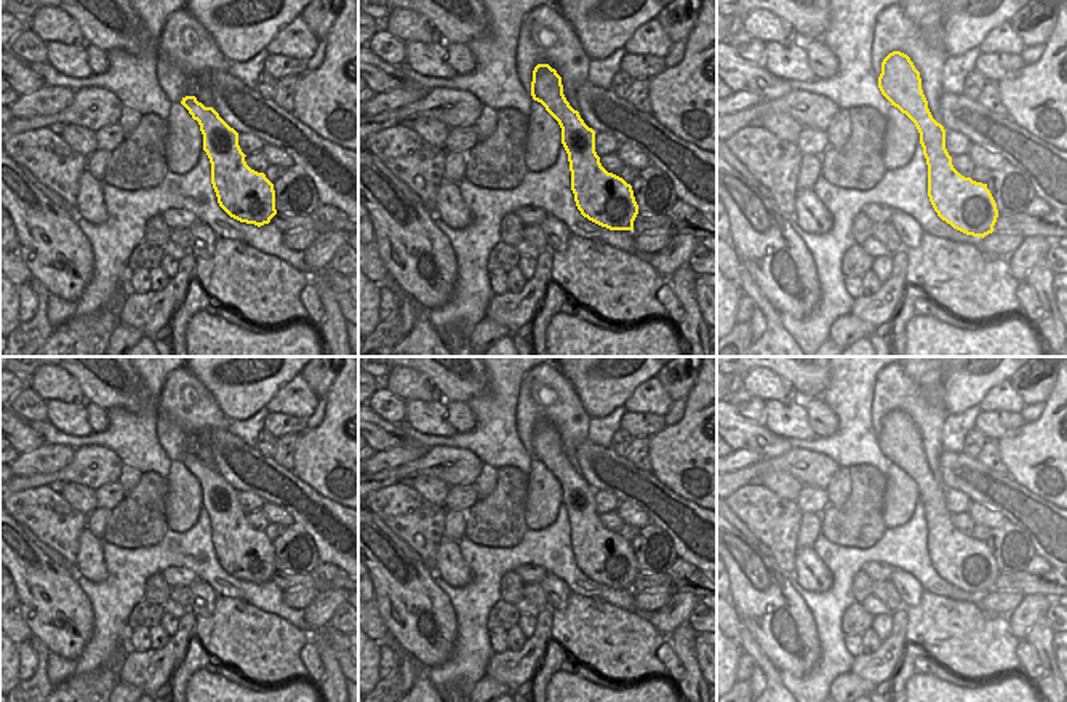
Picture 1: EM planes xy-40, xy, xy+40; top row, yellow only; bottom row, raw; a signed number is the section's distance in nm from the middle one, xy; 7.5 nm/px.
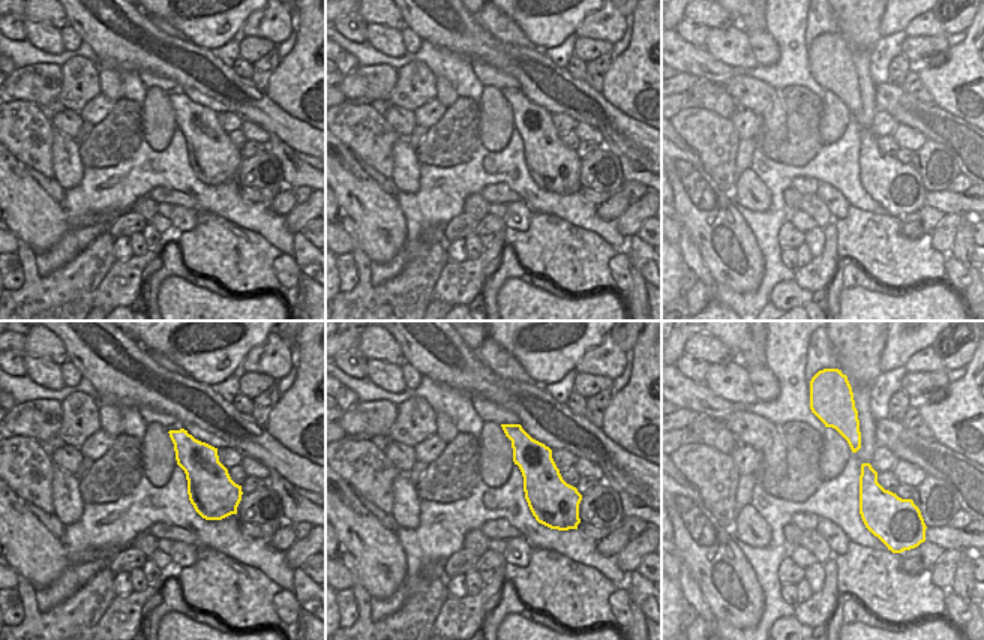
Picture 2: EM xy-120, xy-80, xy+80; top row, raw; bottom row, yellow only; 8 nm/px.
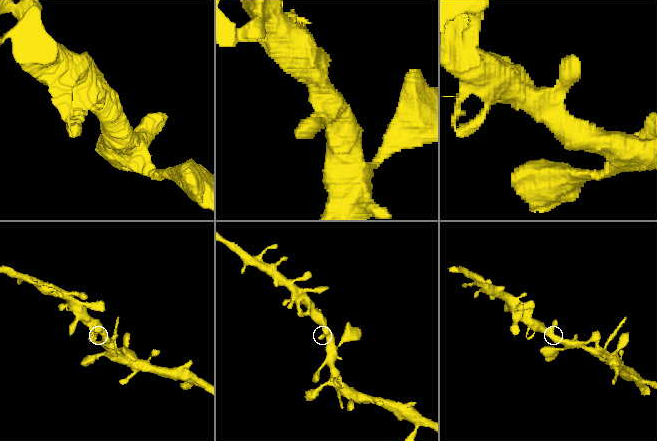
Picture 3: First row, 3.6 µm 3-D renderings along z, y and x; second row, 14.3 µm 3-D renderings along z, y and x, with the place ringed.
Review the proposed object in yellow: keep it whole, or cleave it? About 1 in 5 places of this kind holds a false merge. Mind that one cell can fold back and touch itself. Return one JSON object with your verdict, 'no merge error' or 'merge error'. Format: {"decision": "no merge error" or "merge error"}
{"decision": "no merge error"}

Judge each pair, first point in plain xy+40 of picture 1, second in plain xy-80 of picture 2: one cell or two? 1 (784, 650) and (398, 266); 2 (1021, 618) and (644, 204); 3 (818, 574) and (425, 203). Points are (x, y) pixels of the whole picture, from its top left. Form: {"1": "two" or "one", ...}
{"1": "two", "2": "one", "3": "two"}

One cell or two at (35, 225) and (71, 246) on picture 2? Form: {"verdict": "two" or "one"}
{"verdict": "two"}

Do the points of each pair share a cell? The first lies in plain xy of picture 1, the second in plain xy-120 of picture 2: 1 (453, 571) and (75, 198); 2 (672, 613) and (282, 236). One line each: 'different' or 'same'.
1: different
2: different

